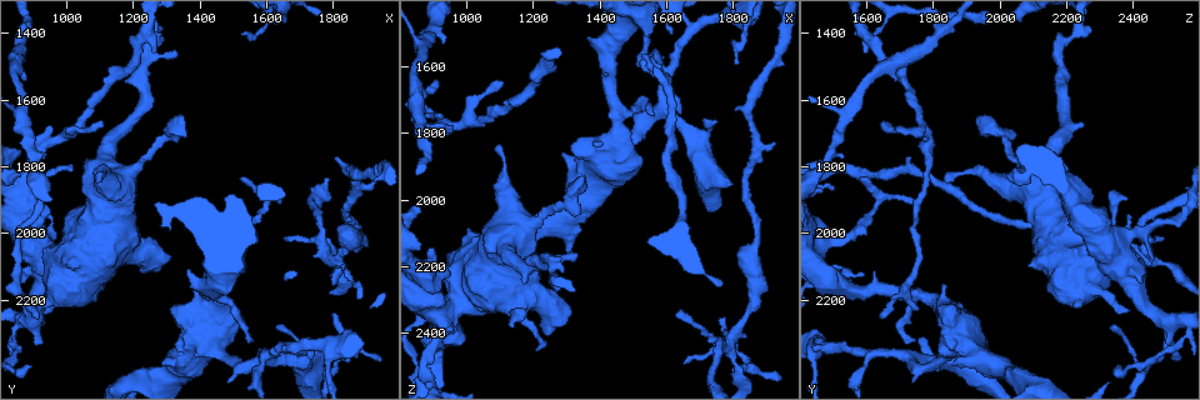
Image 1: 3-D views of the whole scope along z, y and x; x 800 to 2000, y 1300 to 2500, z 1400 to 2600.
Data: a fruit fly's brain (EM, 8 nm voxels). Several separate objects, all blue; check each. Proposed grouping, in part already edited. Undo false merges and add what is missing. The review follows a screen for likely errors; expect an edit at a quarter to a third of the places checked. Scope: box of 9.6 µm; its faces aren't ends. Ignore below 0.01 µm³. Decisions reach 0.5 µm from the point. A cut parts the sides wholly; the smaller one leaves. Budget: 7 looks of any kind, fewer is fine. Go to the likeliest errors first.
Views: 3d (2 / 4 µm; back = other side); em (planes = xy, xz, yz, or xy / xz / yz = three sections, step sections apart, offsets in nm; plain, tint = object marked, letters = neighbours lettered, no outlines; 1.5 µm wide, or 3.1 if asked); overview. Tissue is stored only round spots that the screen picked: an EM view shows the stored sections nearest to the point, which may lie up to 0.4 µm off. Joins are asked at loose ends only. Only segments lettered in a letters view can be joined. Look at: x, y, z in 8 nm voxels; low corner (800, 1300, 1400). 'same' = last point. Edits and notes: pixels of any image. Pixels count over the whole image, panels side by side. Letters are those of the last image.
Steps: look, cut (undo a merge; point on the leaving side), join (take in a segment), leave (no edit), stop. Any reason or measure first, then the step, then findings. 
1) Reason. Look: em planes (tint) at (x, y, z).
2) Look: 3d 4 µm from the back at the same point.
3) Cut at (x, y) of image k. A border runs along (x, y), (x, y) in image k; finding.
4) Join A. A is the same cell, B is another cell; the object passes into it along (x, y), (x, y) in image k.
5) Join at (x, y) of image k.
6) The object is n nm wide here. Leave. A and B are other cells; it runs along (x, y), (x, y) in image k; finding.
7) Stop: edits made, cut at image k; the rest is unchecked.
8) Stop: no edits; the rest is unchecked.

Tapers out. Look: em xy step 8 (tint) at (890, 2390, 2350).

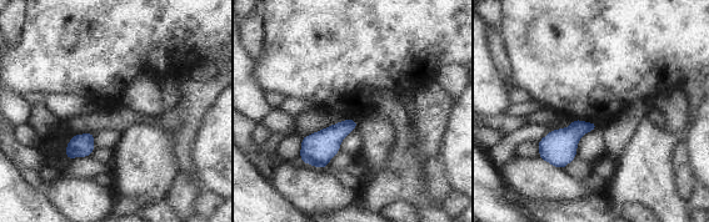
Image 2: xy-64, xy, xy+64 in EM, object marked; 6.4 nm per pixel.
See the neighbours. Look: em xy step 8 (letters) at the same point.

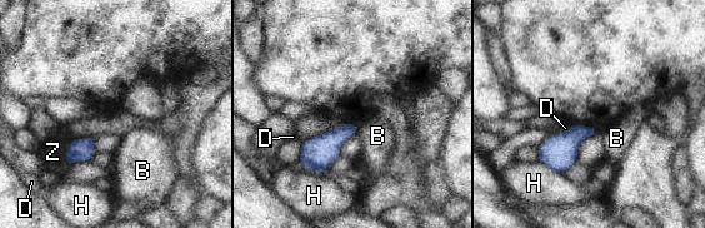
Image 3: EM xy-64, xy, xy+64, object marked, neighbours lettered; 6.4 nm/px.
Leave. B, D, H and Z are other cells; a border runs along (356, 127), (358, 132) in image 3; none of them fits.

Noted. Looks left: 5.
Long arm stops here. Look: 3d 4 µm at (1810, 2120, 1590).

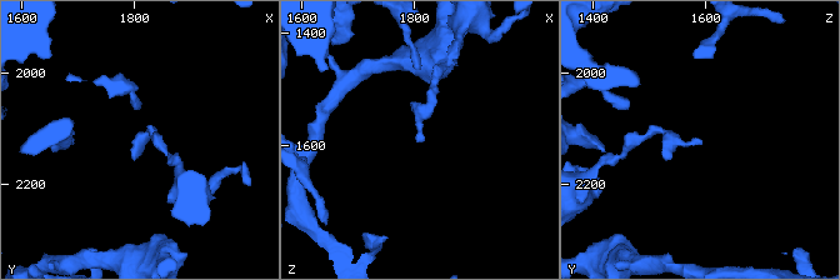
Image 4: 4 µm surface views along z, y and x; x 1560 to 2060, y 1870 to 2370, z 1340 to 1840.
Look: em yz step 4 (tint) at (1805, 2120, 1595).

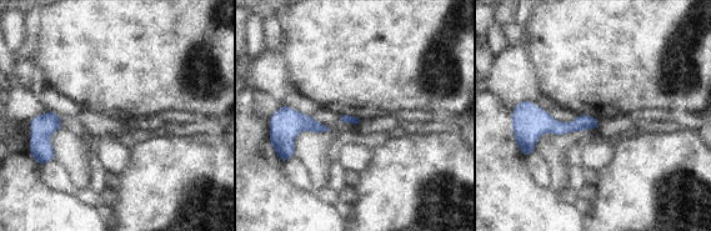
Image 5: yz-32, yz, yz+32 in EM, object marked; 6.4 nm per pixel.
Look: em planes (letters) at the same point.

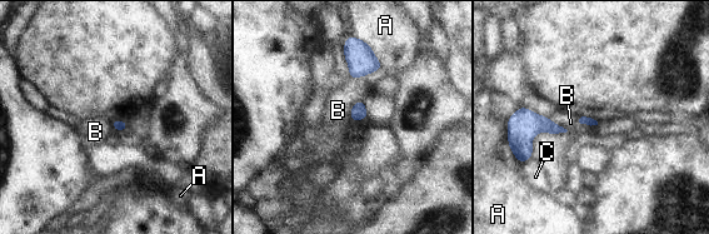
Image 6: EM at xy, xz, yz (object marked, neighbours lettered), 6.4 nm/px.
Leave. A, B and C are other cells; a border runs along (363, 99), (351, 106), (350, 120) in image 6; no lettered segment goes on from it.

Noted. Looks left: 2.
Free end. Look: em planes (letters) at (1790, 2240, 2510).

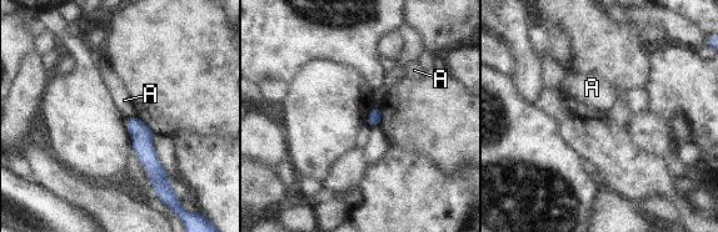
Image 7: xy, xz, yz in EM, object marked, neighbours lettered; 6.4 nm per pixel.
Leave. A is another cell; it runs along (129, 121), (141, 134), (156, 183) in image 7; none of them fits.

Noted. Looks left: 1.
Stop: no edits; the rest is unchecked.

